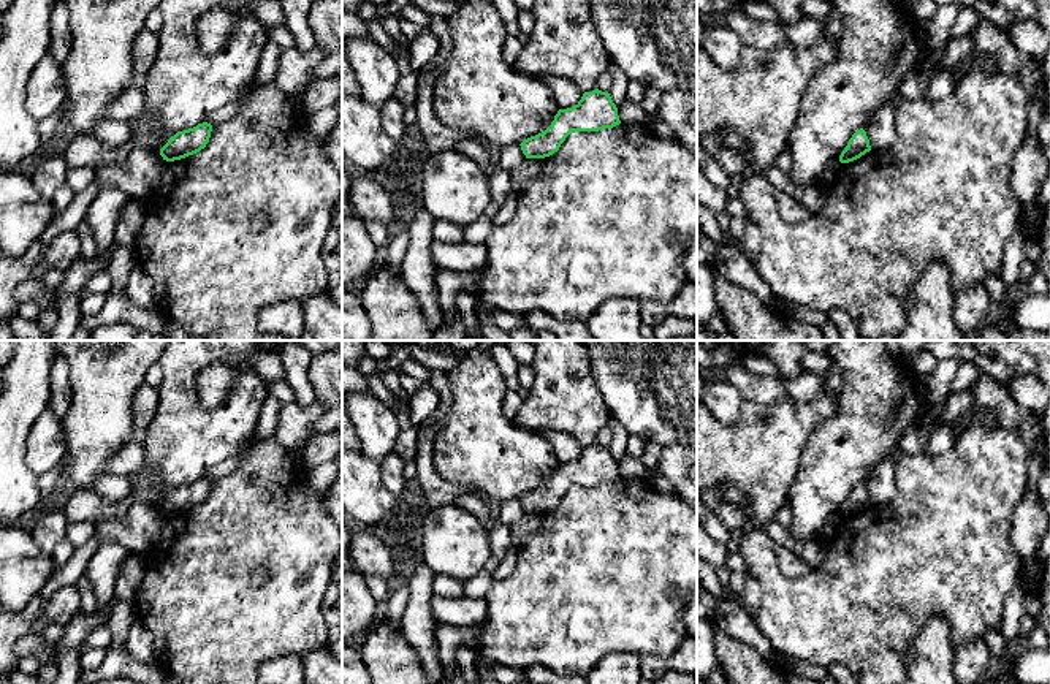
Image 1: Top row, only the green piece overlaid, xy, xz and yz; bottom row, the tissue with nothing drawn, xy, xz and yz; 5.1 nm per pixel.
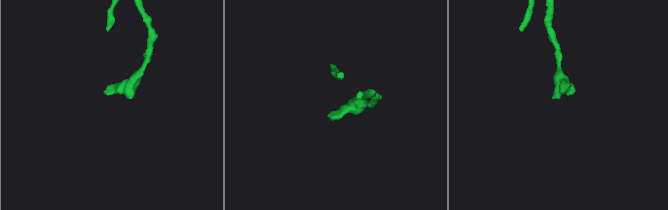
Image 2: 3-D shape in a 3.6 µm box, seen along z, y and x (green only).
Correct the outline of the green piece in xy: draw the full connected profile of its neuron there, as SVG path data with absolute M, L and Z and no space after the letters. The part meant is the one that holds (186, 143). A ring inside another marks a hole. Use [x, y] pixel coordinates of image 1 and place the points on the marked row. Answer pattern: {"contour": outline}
{"contour": "M207 122L198 124L193 128L177 131L160 149L160 155L166 162L174 162L193 155L209 142L212 125Z"}

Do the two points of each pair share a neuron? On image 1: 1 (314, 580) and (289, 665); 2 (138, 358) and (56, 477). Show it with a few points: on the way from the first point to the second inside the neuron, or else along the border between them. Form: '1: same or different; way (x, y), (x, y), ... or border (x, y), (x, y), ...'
1: different; border (298, 656), (271, 657), (258, 667)
2: different; border (67, 455), (64, 480)

